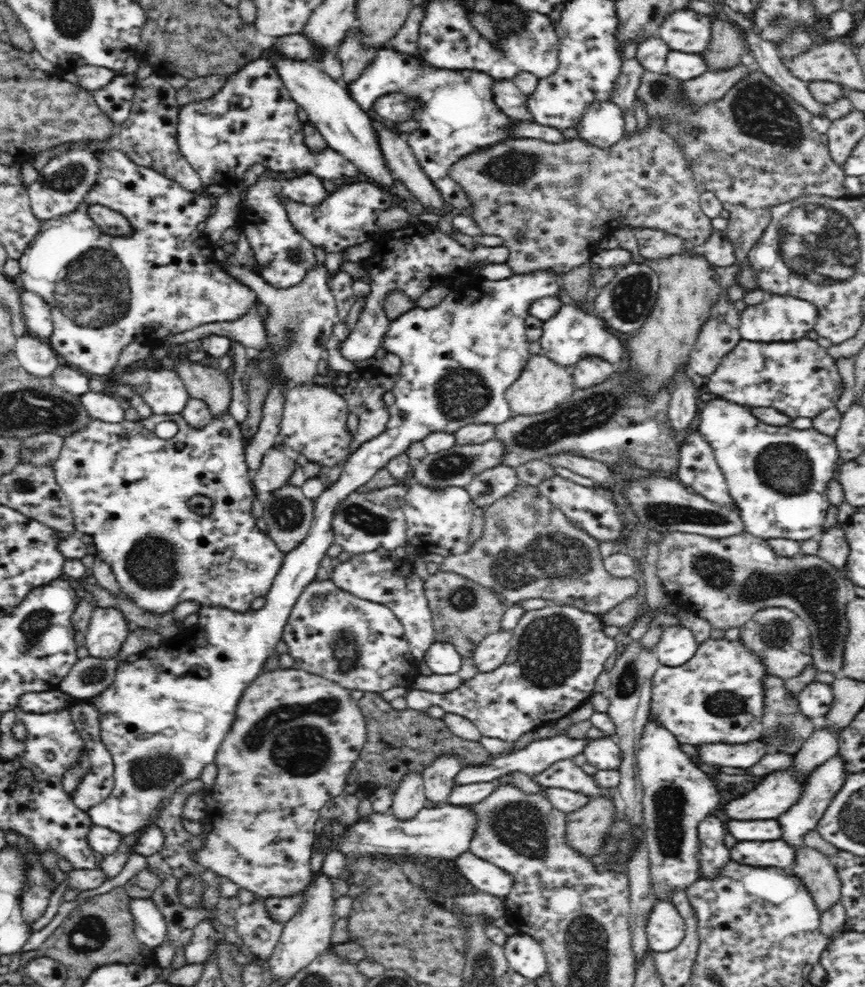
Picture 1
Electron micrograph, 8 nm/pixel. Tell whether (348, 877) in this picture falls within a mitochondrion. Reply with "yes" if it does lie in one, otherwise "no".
no

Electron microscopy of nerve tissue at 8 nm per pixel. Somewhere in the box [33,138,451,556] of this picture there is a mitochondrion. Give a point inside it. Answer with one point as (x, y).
(94, 291)

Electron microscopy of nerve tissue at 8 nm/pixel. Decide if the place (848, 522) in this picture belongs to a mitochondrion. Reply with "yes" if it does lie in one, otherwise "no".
no

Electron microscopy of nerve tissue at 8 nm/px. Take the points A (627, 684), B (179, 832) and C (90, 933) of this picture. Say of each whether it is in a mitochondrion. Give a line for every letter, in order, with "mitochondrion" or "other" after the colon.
A: mitochondrion
B: other
C: mitochondrion

